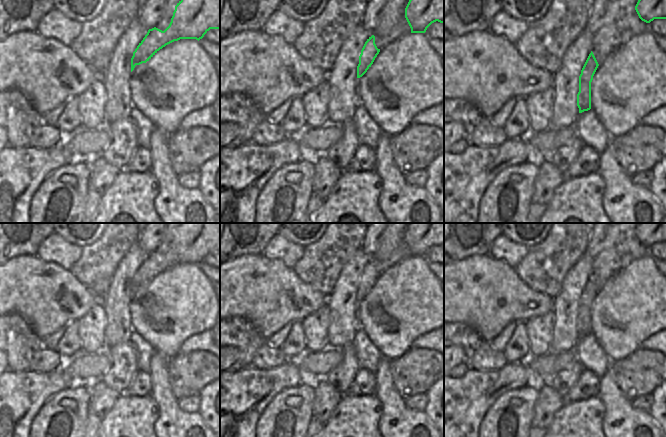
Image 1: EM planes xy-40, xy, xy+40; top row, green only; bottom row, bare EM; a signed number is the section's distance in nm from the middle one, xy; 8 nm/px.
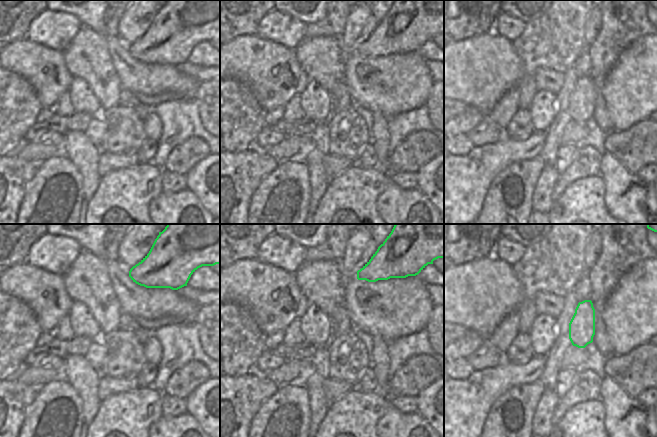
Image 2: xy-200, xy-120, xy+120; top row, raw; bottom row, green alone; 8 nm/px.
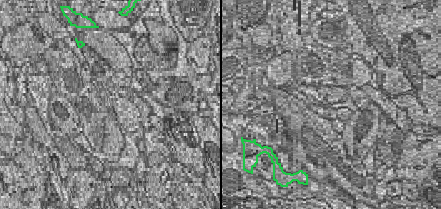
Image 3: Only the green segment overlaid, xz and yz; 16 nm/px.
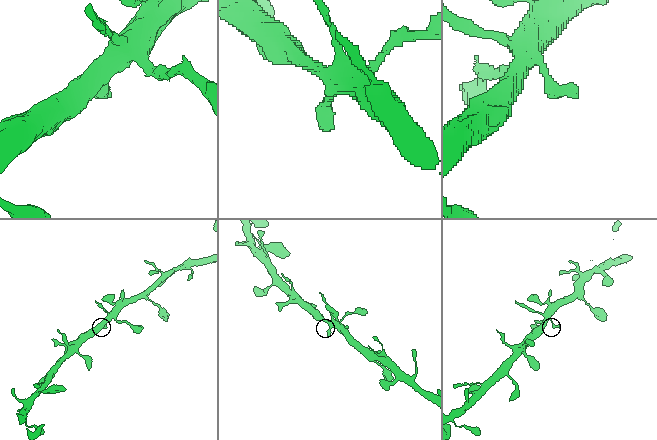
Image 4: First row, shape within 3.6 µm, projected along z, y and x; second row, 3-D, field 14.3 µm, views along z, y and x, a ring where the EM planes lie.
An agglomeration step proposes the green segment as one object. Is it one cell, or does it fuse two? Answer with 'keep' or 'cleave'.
keep

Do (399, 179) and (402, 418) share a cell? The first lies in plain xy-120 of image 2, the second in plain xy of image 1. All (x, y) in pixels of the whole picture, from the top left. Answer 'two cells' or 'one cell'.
two cells

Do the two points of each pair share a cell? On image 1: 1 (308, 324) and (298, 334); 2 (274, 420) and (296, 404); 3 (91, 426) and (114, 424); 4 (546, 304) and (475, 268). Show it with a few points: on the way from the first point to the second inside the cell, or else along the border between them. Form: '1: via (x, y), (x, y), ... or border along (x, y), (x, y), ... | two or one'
1: border along (300, 321), (307, 350) | two
2: via (279, 420), (291, 409) | one
3: border along (101, 419), (98, 426) | two
4: via (528, 298), (506, 298), (493, 286) | one

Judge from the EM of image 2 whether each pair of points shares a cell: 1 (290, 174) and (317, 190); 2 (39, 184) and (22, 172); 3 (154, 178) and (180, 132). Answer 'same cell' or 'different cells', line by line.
1: different cells
2: different cells
3: different cells

